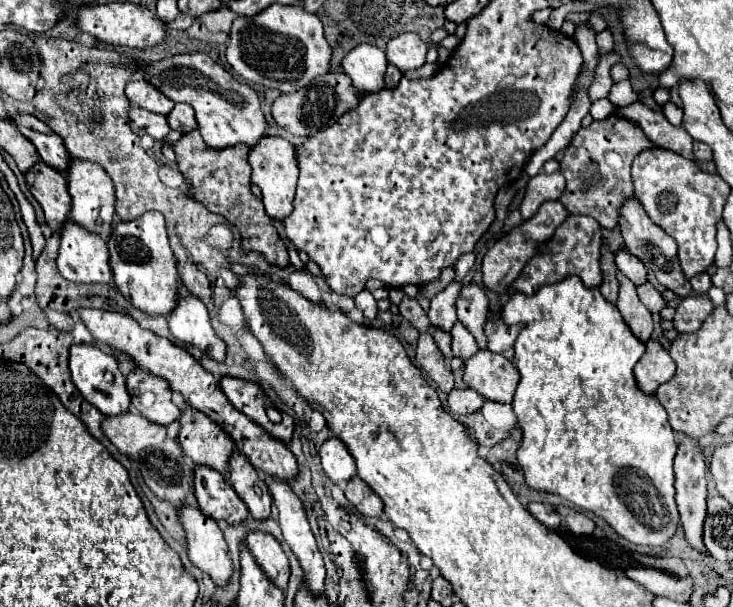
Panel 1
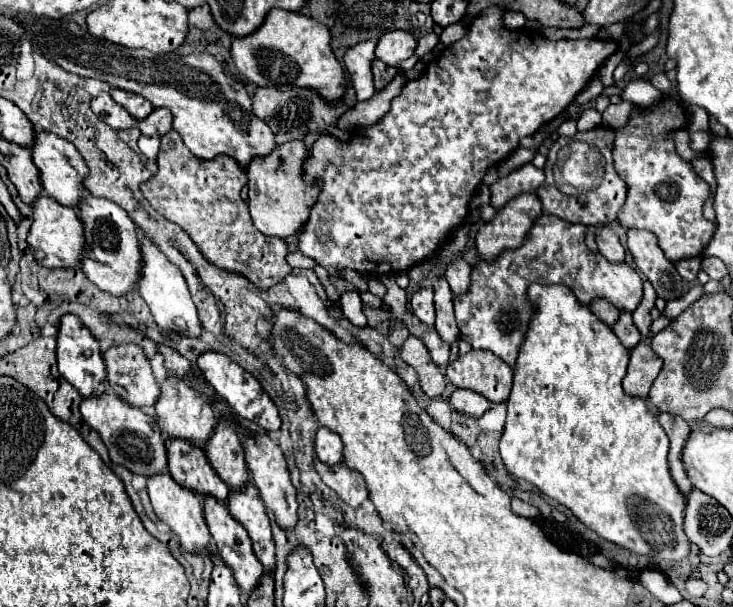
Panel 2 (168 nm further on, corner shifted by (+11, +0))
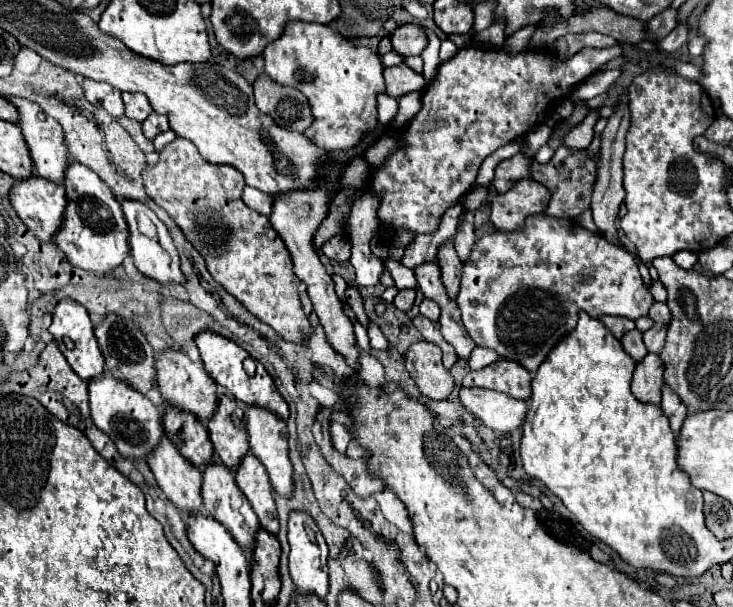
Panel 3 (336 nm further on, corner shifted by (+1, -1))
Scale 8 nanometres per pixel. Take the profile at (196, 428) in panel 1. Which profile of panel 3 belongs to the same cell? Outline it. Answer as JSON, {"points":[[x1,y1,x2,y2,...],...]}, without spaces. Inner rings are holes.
{"points":[[166,350,158,352,156,356,156,378,158,378,158,388,162,392,162,398,170,402,172,406,178,406,180,410,196,414,204,424,208,418,214,414,216,404,218,404,218,390,214,380,206,374,202,362,192,362,188,354,182,350]]}

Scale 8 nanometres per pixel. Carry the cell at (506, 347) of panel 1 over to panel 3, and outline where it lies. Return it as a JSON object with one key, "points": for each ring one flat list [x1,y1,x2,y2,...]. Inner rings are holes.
{"points":[[546,214,528,216,524,226,514,232,496,230,492,234,484,234,472,246,472,254,464,262,458,292,462,322,476,346,496,350,502,358,522,364,532,374,546,360,548,352,574,330,580,310,584,310,590,318,610,314,636,320,648,314,652,302,654,298,644,286,630,252,614,246,602,238,602,234,590,232,572,220,566,222]]}

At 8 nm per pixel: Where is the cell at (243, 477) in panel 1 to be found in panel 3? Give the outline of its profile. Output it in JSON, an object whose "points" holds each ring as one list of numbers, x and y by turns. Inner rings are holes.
{"points":[[220,394,218,410,208,420,208,434,214,444,214,454,230,468,236,470,246,456,248,434,244,422,244,406,228,394]]}

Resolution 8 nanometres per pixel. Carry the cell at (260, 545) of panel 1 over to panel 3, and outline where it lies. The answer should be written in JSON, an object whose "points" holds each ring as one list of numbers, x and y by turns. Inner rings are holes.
{"points":[[248,452,246,458,242,458,242,462,238,464,236,482,238,488,244,492,244,496,250,500,260,524,276,534,278,518,276,518,276,506,272,498,272,484,268,480,266,468,252,452]]}

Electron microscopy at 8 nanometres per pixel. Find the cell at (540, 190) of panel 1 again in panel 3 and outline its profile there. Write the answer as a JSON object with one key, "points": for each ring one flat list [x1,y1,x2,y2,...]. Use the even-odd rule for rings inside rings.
{"points":[[516,154,496,166,492,186,498,190,498,194,504,194,510,186,514,186,514,182,518,182,518,178,526,176,530,176,530,158,526,158,524,154]]}

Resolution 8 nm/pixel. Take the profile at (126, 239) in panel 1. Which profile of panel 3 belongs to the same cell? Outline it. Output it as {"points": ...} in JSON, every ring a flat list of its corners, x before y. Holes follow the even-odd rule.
{"points":[[70,162,66,168,64,178,66,188,66,210,64,220,54,234,54,244,58,250,64,252,64,256,72,262,72,266,78,266,88,272,104,274,116,266,122,264,122,260,128,256,128,230,126,220,120,208,120,202,114,198,112,190,94,174,88,170,88,166,80,162]]}

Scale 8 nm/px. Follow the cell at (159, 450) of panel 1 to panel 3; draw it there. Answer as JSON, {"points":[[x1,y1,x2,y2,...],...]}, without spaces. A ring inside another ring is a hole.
{"points":[[104,372,98,378,92,378,88,382,88,394,90,394,90,414,94,424,114,438,114,444,118,452,126,458,144,458,148,452,152,452,164,430,162,430,162,414,160,410,138,390,128,386,126,382,114,378,110,372]]}

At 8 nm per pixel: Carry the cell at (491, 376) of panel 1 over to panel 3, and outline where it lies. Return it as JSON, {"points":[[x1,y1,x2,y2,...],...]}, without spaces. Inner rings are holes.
{"points":[[500,360,482,370,472,370,466,374,464,386,480,386,504,392,518,400,528,400,532,396,532,376,526,368,516,362]]}

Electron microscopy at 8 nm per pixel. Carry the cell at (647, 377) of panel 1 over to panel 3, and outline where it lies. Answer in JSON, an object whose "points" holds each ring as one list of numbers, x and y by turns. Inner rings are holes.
{"points":[[646,354,634,370,632,380,632,394,646,404,660,406,660,392,662,392,662,372,664,362,658,354]]}

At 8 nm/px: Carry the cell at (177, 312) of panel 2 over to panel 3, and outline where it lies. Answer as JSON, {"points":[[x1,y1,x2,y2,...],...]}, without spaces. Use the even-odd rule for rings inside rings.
{"points":[[120,198,120,206,130,230,128,236,128,246,130,246,130,254,134,258,134,266,148,278,160,282,160,284,168,284,168,282,176,282,176,284,184,284,184,274,180,272,180,258,178,252,174,248,174,242,166,230,166,226,160,222,160,218,142,202,138,200,130,200,130,198]]}

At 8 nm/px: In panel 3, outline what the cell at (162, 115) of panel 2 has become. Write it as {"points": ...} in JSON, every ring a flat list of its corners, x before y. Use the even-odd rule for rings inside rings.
{"points":[[150,114,146,118,146,122,142,122,142,132,146,138,156,138,160,132,166,132,170,126,168,126,168,118,162,116,162,114]]}

